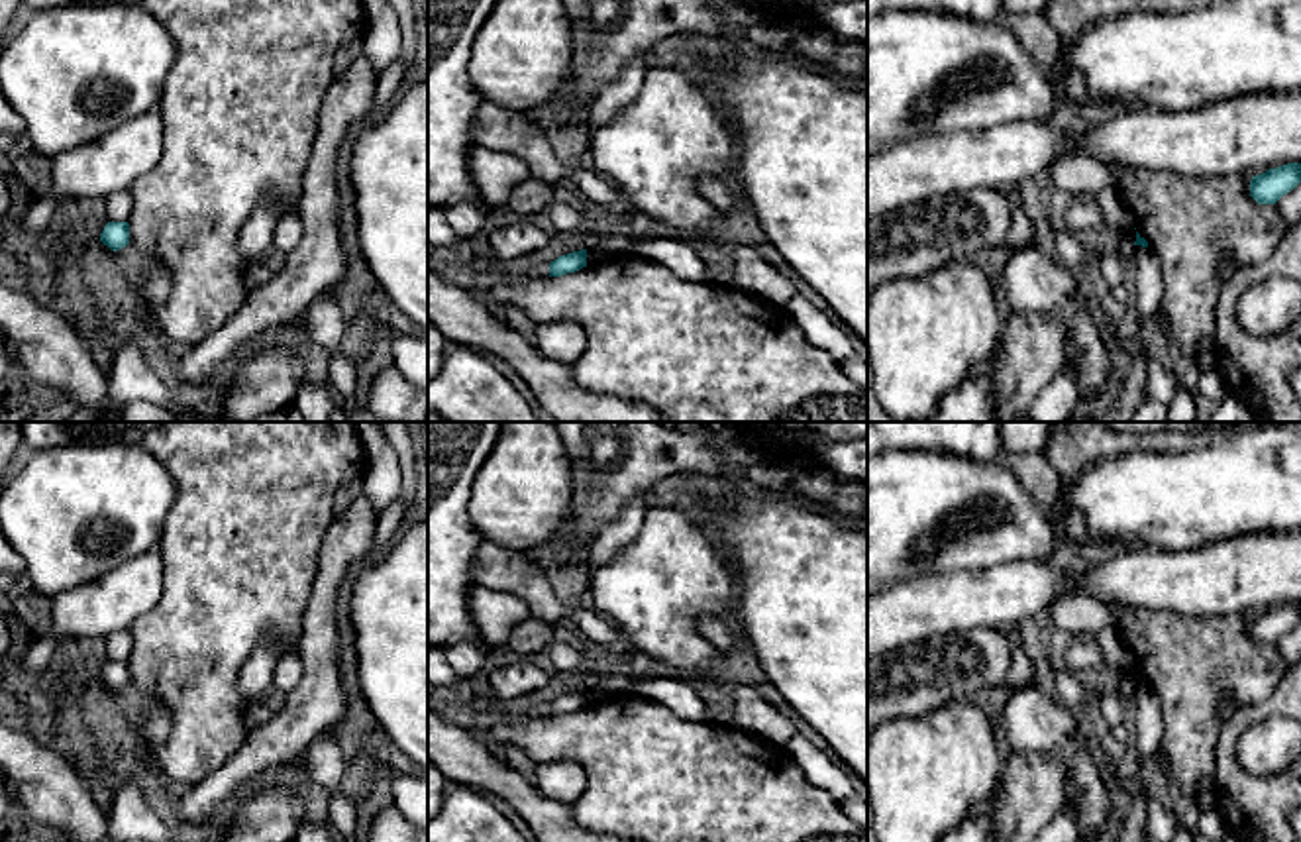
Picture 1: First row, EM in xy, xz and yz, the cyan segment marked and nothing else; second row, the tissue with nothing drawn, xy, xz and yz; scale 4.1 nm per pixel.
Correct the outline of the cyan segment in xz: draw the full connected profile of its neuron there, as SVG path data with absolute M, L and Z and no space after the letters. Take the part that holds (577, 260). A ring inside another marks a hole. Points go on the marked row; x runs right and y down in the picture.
M587 249L573 251L549 263L549 277L561 277L587 267Z

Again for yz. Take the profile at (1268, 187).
M1287 163L1252 177L1250 196L1258 204L1275 204L1301 183L1301 163Z

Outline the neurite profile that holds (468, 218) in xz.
M477 202L443 208L445 220L459 239L471 239L487 228L487 212Z

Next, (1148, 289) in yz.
M1134 245L1136 285L1132 298L1132 324L1136 330L1144 328L1148 316L1160 312L1164 294L1162 265L1150 247Z

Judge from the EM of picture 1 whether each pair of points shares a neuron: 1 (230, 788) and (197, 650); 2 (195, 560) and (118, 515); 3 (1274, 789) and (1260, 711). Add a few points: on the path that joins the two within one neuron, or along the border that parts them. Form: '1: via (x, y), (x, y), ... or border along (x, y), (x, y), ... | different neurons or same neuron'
1: border along (254, 731), (226, 762), (187, 789) | different neurons
2: border along (177, 497), (156, 546) | different neurons
3: via (1248, 786), (1229, 766), (1229, 736), (1235, 731) | same neuron

